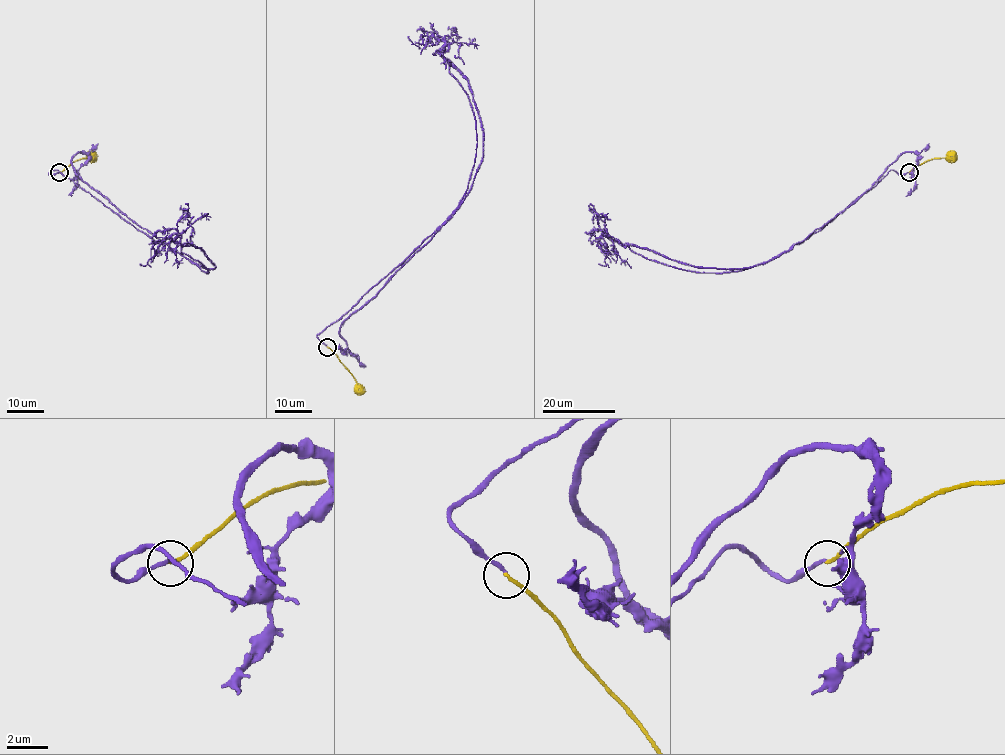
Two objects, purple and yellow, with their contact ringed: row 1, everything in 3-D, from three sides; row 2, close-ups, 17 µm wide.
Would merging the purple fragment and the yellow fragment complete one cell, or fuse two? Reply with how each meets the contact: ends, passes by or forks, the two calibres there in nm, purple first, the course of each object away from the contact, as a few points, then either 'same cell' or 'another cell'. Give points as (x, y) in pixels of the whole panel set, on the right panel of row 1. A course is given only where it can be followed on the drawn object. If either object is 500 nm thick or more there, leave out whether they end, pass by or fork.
purple ends | yellow ends | 170/140 nm | purple via (908, 172), (891, 169), (821, 230), (750, 268), (682, 270), (603, 234), (606, 264), (598, 264) | yellow via (908, 172), (932, 159), (951, 157) | another cell

